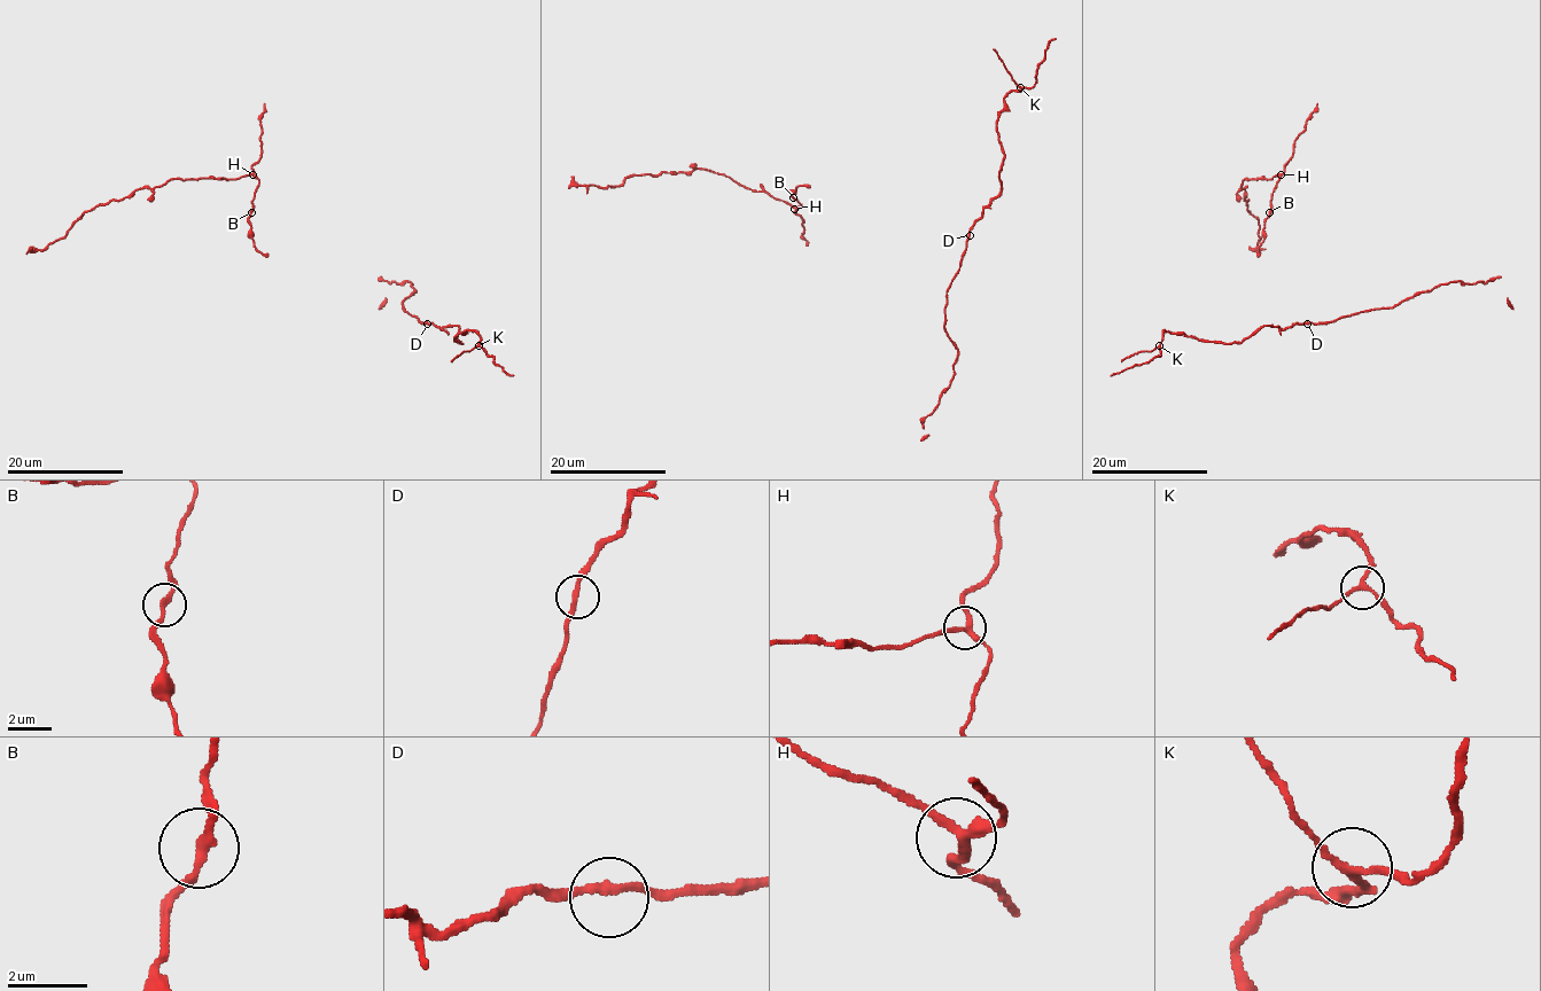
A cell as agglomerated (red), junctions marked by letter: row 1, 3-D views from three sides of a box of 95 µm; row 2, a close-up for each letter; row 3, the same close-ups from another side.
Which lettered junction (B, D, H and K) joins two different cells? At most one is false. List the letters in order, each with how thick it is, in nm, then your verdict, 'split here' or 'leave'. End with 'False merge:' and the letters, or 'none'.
B: 180 nm thick; leave
D: 200 nm thick; leave
H: 220 nm thick; leave
K: 160 nm thick; split here
False merge: K

